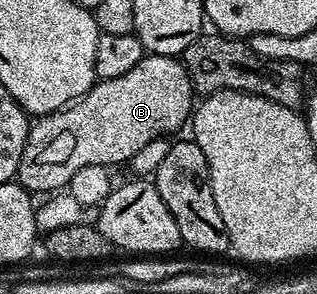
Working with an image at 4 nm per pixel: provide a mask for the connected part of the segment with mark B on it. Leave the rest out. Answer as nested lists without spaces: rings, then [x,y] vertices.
[[[145,54],[142,61],[138,61],[138,65],[134,65],[134,69],[130,69],[130,73],[122,73],[122,77],[114,77],[113,79],[102,79],[93,83],[92,87],[82,96],[68,104],[67,107],[59,111],[51,111],[48,115],[41,115],[29,126],[28,143],[22,149],[22,157],[20,164],[16,170],[16,179],[21,187],[29,193],[37,193],[36,191],[46,191],[45,193],[56,193],[61,189],[67,188],[70,177],[74,177],[74,173],[78,173],[78,169],[86,169],[86,165],[102,165],[111,168],[112,163],[127,164],[134,157],[134,153],[138,153],[138,149],[142,149],[145,145],[150,145],[150,141],[162,139],[171,136],[171,131],[176,131],[180,126],[189,122],[190,116],[194,111],[194,92],[192,90],[192,82],[188,76],[188,70],[184,68],[183,62],[179,58],[171,55],[153,55]]]

